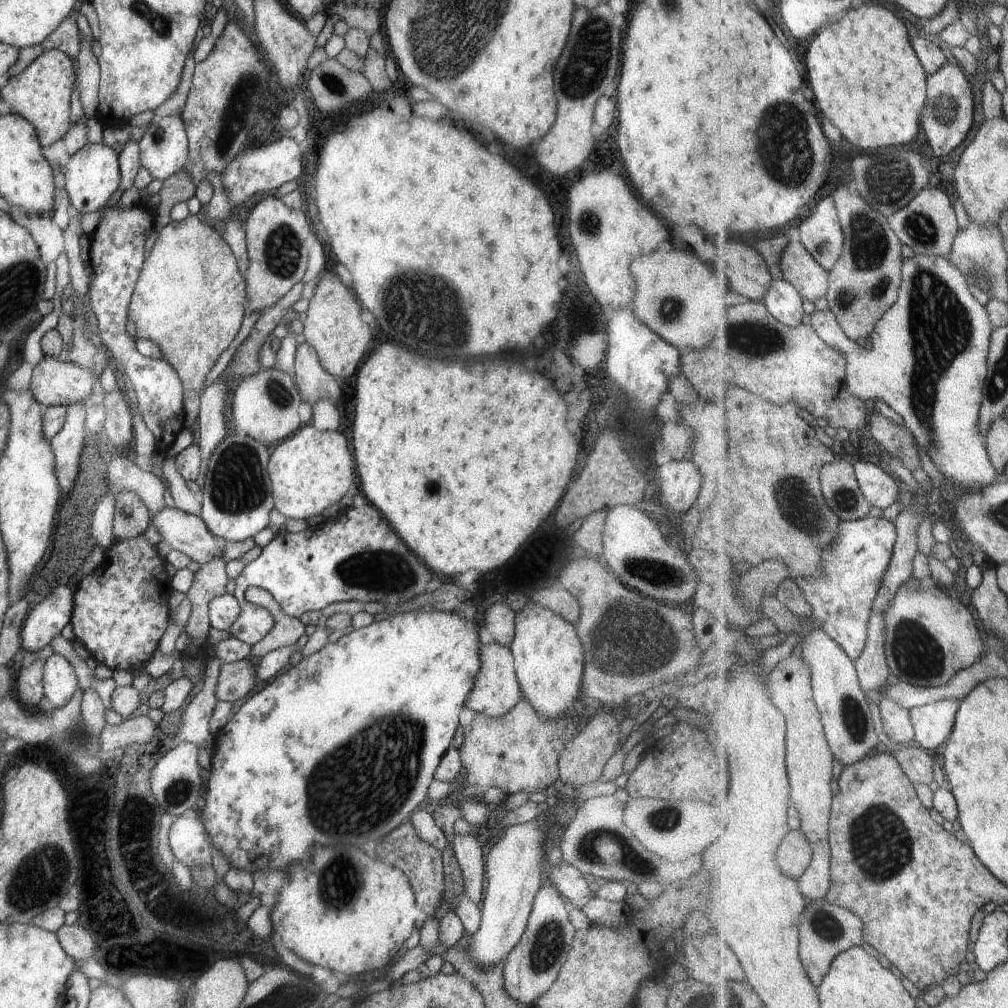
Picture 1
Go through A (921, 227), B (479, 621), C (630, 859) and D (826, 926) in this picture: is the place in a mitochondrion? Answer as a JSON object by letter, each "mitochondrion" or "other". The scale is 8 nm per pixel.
{"A":"mitochondrion","B":"other","C":"mitochondrion","D":"mitochondrion"}

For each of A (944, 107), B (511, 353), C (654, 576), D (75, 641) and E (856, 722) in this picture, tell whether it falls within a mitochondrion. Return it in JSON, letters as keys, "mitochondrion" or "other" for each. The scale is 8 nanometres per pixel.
{"A":"mitochondrion","B":"other","C":"mitochondrion","D":"other","E":"mitochondrion"}

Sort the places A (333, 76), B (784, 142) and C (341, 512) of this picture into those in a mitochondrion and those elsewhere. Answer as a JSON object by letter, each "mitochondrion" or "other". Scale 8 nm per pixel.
{"A":"mitochondrion","B":"mitochondrion","C":"other"}

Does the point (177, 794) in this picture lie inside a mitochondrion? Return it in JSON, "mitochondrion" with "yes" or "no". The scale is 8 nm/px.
{"mitochondrion":"yes"}

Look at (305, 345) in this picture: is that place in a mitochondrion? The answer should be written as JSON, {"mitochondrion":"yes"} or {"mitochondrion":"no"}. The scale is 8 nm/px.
{"mitochondrion":"no"}

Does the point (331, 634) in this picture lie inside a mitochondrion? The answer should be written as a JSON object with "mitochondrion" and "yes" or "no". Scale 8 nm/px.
{"mitochondrion":"no"}

